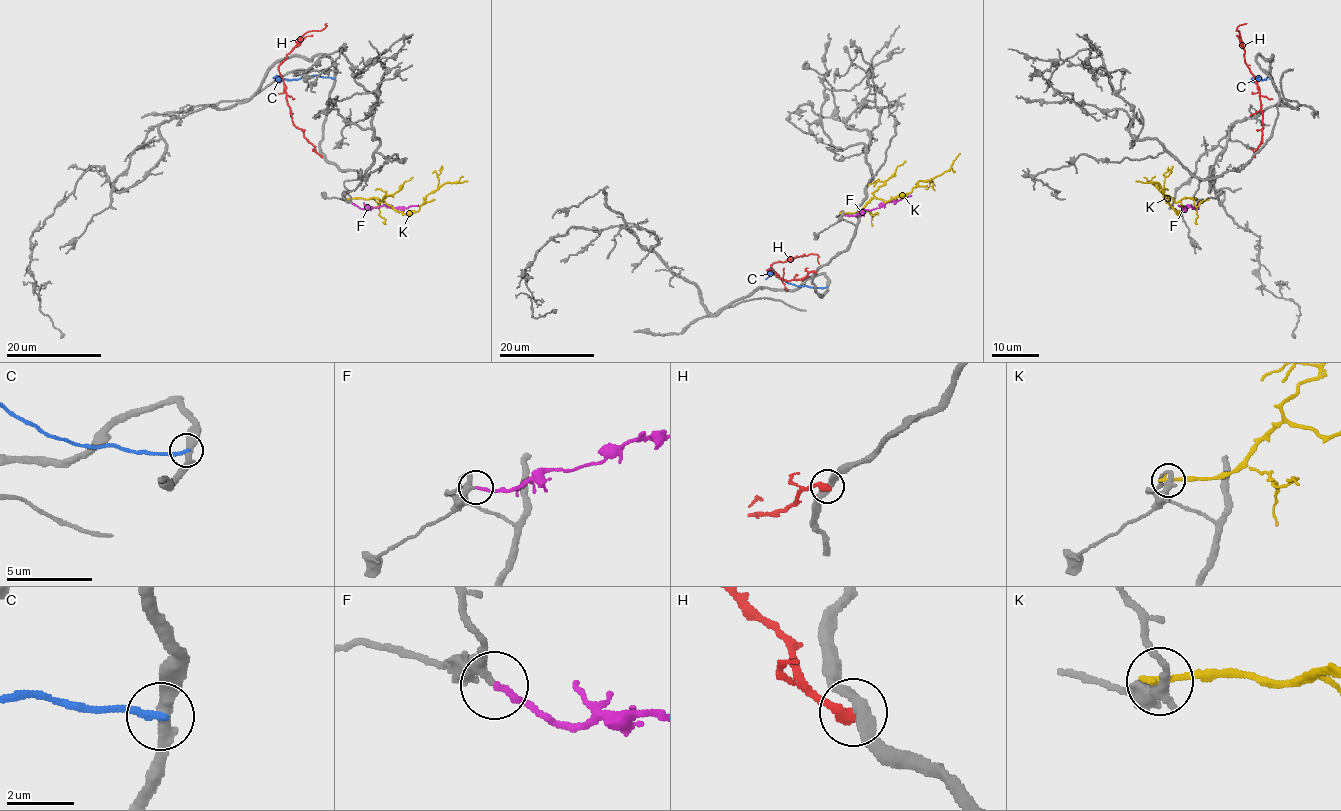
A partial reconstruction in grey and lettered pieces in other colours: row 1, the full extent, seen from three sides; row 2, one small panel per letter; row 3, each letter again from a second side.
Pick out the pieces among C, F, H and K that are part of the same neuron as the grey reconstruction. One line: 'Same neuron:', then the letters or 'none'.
Same neuron: F

